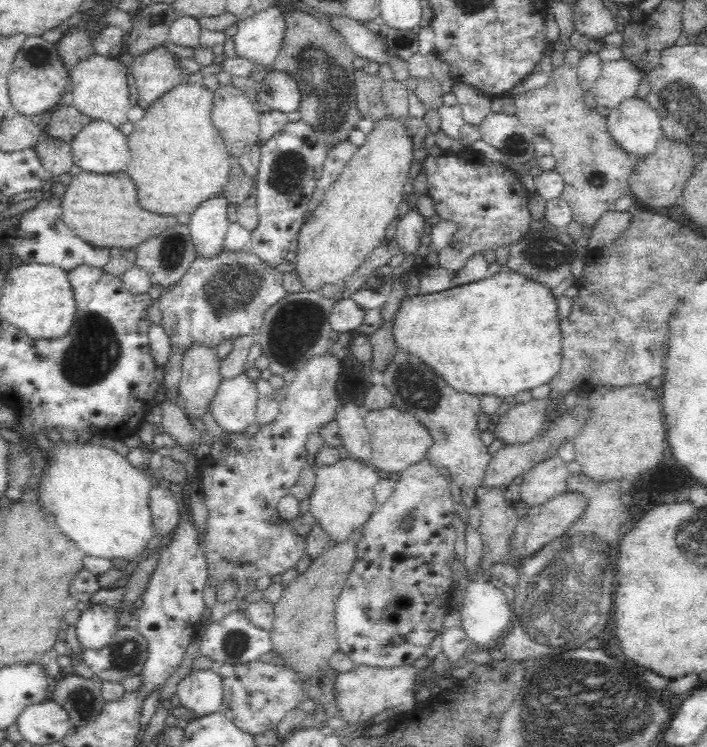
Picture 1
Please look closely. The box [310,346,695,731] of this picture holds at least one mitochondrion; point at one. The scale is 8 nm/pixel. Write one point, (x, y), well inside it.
(569, 600)

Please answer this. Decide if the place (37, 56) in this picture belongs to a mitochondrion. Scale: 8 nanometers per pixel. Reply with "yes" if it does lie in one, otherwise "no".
yes

